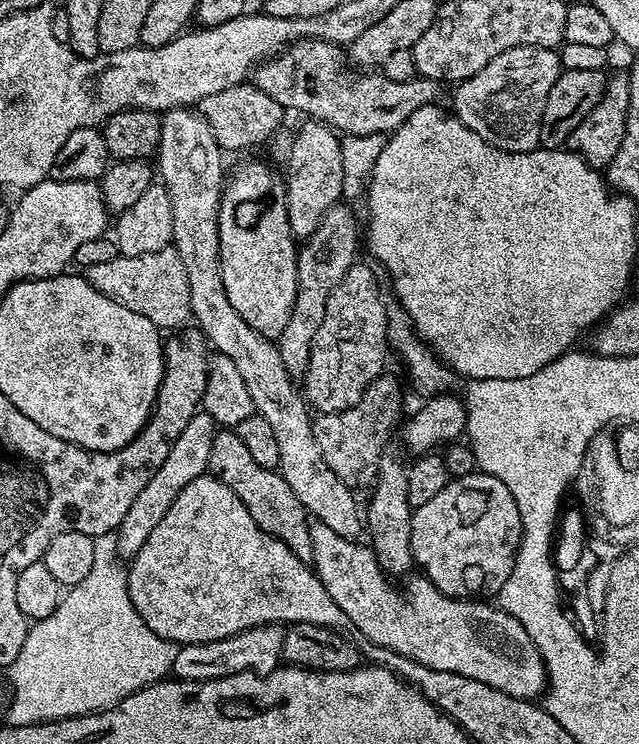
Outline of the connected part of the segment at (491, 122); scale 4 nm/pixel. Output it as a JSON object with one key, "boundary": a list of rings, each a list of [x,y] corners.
{"boundary":[[[537,44],[514,46],[502,54],[498,54],[478,74],[459,81],[455,85],[456,93],[452,96],[451,111],[478,138],[486,138],[490,146],[501,148],[507,152],[532,152],[541,147],[540,123],[542,110],[546,106],[546,98],[550,98],[550,86],[561,74],[560,53],[556,48],[539,48]]]}

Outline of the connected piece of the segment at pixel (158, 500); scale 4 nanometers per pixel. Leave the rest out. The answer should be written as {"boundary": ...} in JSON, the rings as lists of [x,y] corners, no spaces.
{"boundary":[[[203,410],[197,411],[196,416],[190,418],[190,422],[186,422],[186,430],[182,430],[182,434],[178,434],[178,442],[174,442],[174,447],[171,448],[166,462],[162,462],[162,466],[158,466],[158,474],[154,474],[154,478],[150,478],[150,482],[146,482],[146,487],[140,491],[138,498],[134,498],[130,510],[126,510],[126,518],[122,518],[118,529],[120,537],[118,550],[121,560],[130,562],[134,559],[138,550],[142,550],[146,538],[150,538],[154,526],[158,526],[158,522],[162,522],[162,518],[166,518],[166,510],[170,510],[170,506],[174,506],[174,498],[178,498],[178,494],[182,494],[182,490],[194,478],[208,472],[210,446],[214,446],[217,431],[218,425],[214,422],[214,418]]]}

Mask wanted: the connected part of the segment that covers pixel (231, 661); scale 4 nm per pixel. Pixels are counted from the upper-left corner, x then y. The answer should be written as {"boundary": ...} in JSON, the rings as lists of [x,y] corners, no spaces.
{"boundary":[[[263,624],[242,630],[230,638],[222,638],[218,642],[185,644],[176,649],[171,675],[178,680],[217,680],[243,672],[257,672],[259,676],[265,676],[281,667],[284,633],[285,629],[281,625]]]}

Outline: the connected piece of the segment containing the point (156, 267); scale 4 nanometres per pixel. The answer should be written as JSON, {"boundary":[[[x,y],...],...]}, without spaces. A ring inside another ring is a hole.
{"boundary":[[[169,246],[154,250],[154,254],[137,256],[117,254],[110,258],[110,262],[87,268],[86,279],[99,292],[106,294],[106,298],[114,298],[114,302],[126,306],[126,310],[134,310],[134,314],[150,318],[158,329],[176,330],[189,323],[192,314],[190,282],[186,278],[186,266],[182,266],[182,258],[176,248]]]}

